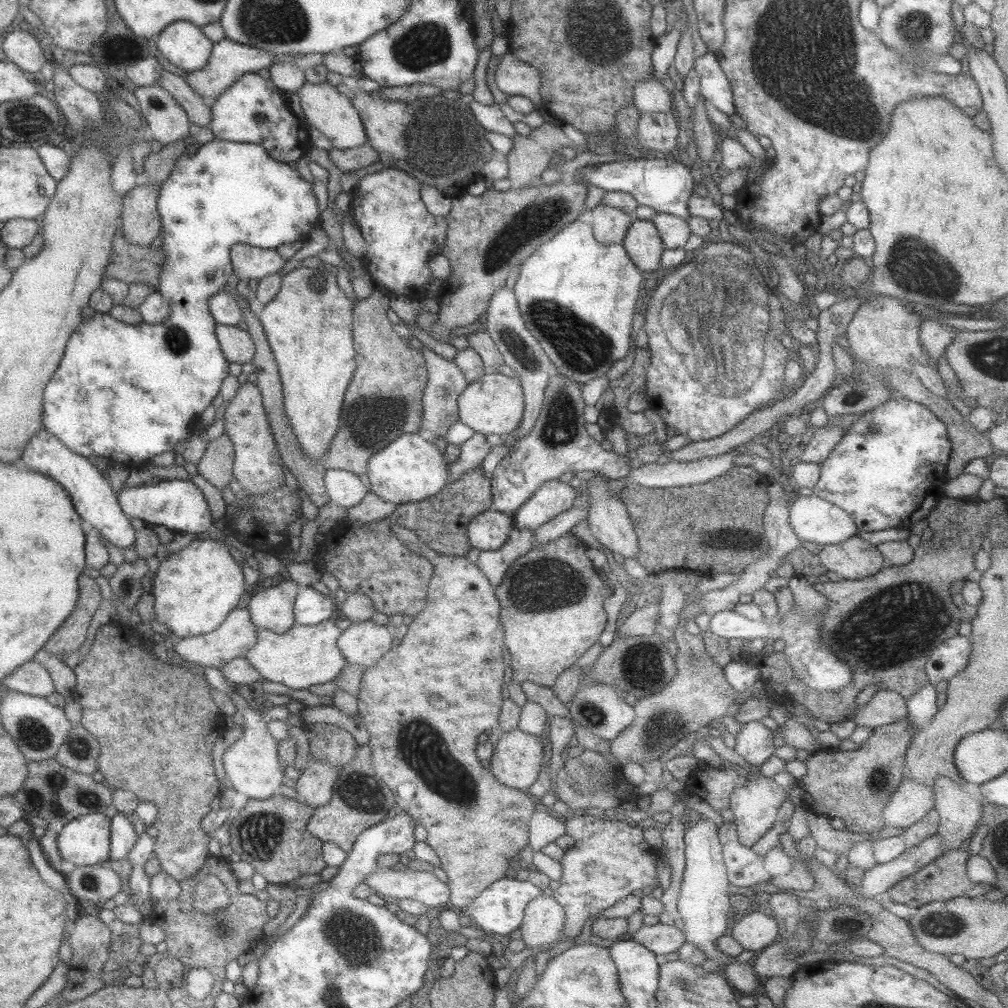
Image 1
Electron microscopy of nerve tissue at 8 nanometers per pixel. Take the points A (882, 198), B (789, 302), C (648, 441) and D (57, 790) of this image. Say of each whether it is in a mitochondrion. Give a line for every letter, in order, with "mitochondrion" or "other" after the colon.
A: other
B: other
C: other
D: mitochondrion

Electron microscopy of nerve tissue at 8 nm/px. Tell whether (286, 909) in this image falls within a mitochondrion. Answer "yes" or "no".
no

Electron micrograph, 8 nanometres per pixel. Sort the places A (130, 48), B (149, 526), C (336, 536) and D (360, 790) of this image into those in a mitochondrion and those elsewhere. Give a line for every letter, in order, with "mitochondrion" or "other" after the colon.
A: other
B: other
C: other
D: mitochondrion

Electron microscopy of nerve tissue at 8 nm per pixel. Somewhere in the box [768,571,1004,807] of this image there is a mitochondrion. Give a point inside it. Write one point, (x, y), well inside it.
(886, 630)

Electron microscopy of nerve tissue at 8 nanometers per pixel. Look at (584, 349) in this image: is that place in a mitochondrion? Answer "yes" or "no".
yes

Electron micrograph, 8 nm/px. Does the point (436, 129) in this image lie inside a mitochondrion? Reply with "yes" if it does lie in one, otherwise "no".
yes

